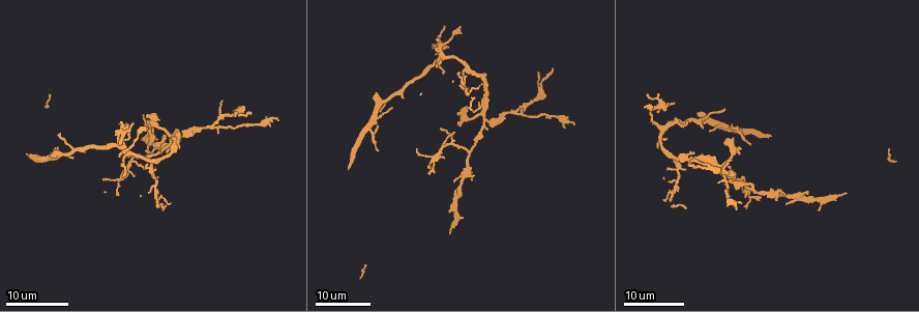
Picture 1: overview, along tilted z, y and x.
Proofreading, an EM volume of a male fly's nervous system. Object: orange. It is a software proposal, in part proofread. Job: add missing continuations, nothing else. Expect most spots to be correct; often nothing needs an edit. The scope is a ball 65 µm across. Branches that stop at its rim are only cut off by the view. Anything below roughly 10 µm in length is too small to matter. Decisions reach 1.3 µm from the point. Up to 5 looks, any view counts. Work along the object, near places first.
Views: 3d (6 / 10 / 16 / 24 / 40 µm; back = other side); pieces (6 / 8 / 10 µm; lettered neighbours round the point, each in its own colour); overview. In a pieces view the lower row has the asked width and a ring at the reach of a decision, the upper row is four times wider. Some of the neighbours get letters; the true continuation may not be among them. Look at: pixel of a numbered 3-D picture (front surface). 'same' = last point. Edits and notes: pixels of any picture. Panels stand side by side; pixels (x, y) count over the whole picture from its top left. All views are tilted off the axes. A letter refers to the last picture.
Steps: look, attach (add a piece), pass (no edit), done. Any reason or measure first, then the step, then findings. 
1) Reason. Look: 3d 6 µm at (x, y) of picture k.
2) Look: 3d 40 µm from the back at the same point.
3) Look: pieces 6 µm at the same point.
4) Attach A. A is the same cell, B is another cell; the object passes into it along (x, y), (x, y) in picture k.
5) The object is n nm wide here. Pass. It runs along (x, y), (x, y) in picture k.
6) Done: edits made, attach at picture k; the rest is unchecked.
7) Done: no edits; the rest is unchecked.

Look: 3d 16 µm at (783, 192) of picture 1.

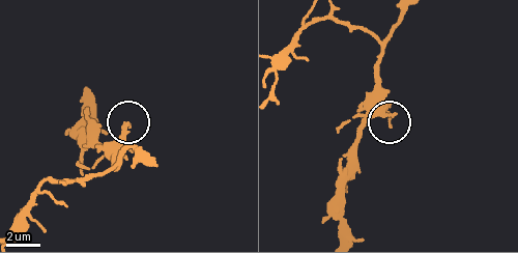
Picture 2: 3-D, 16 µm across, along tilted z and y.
See the neighbours. Look: pieces 10 µm at (389, 123) of picture 2.

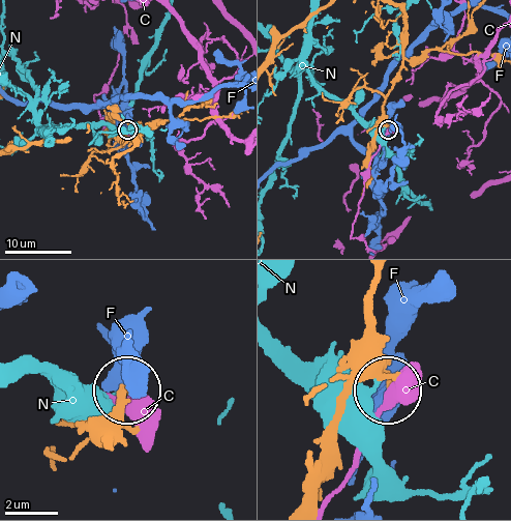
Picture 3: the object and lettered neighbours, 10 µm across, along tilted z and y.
The object is 160 nm wide here. Pass. C, F and N are other cells; none of them fits.

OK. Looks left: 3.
Branch stops here. Look: 3d 24 µm at (462, 110) of picture 1.

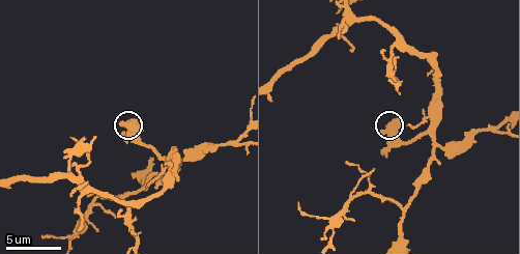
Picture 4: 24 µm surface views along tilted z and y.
Zoom in. Look: 3d 10 µm at (134, 124) of picture 4.

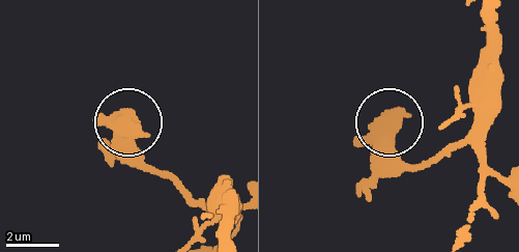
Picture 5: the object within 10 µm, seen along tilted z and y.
Look: pieces 6 µm at (124, 121) of picture 5.

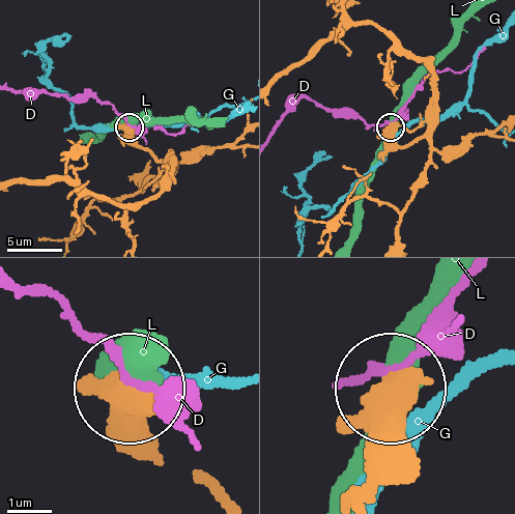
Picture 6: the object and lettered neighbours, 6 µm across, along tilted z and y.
Pass. D, G and L are other cells; it runs along (151, 441), (129, 386) in picture 6; none of them fits.

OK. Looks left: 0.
Done: no edits; the rest is unchecked.

